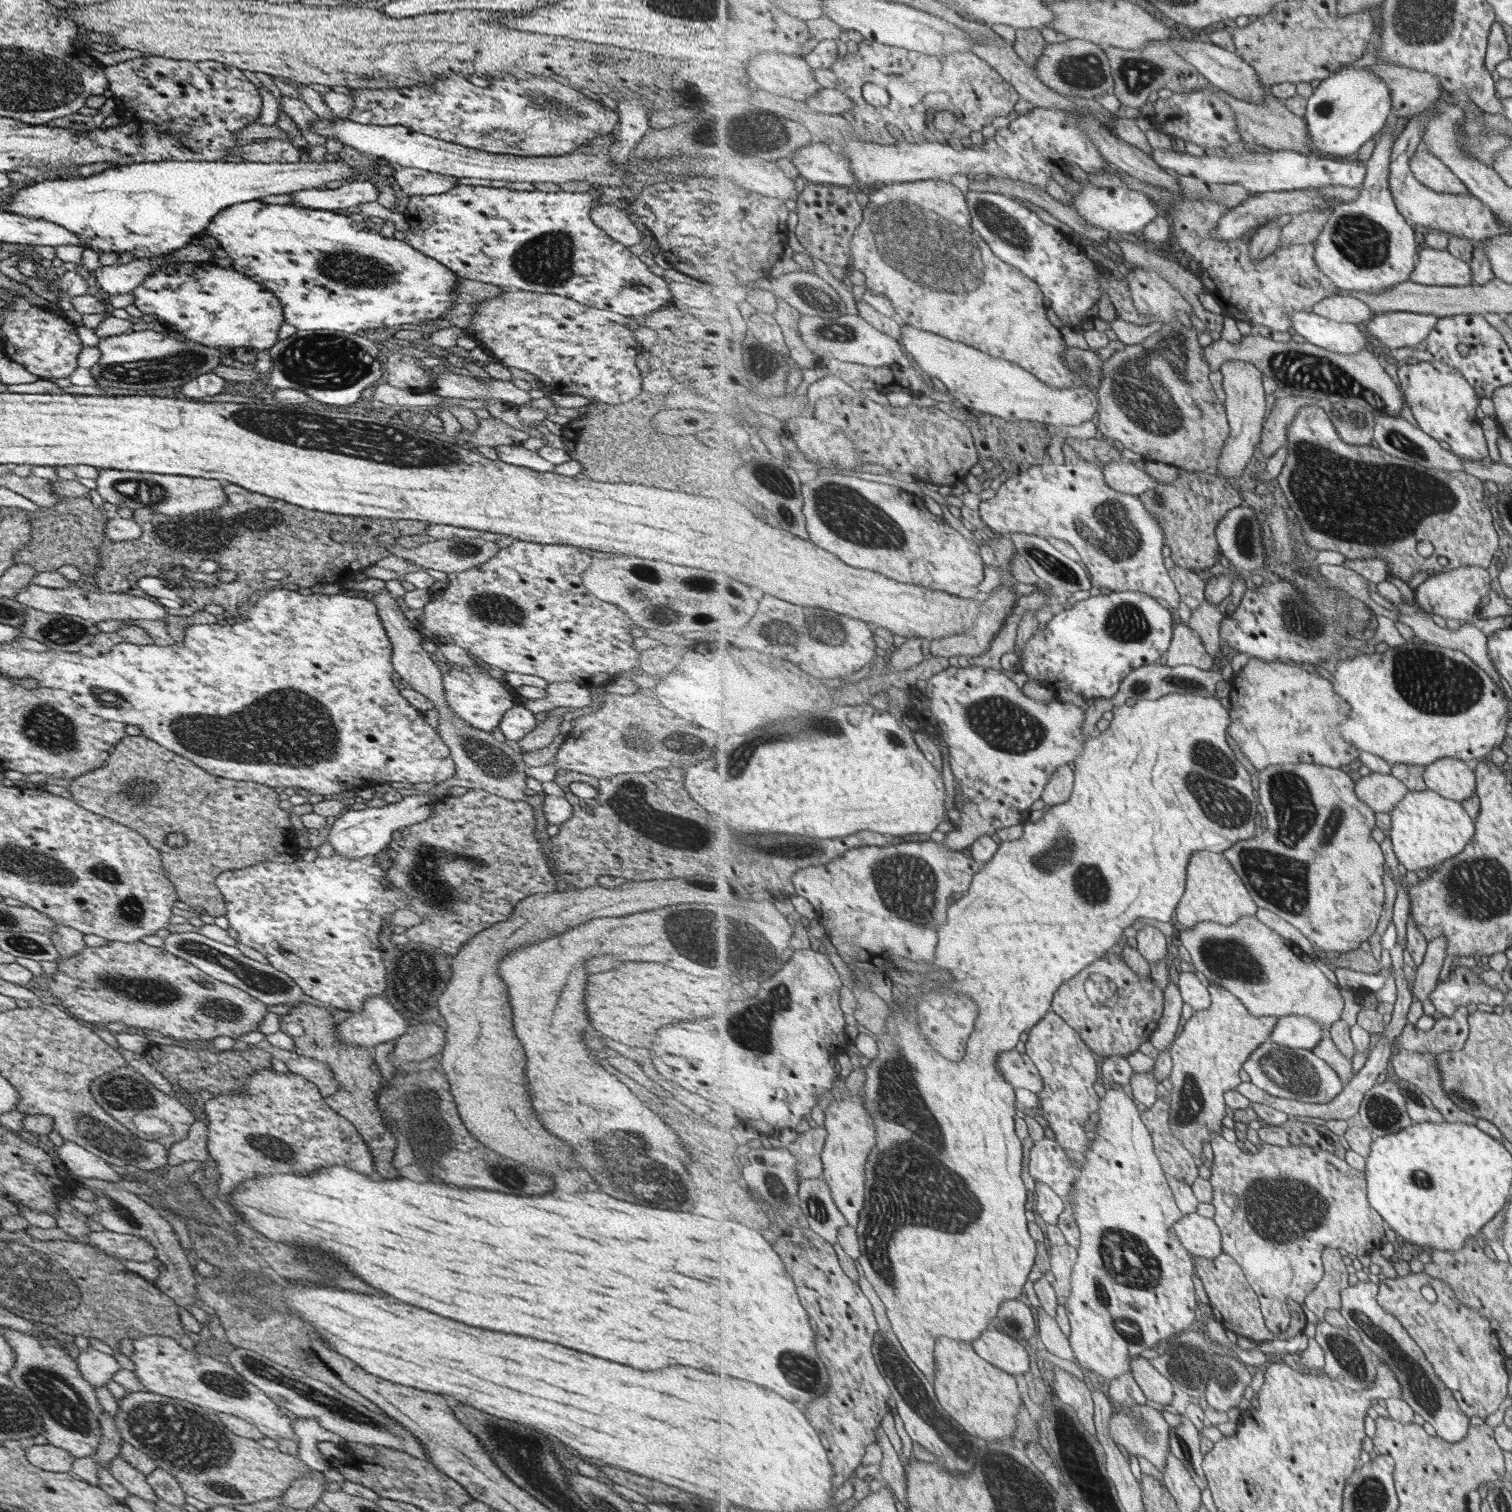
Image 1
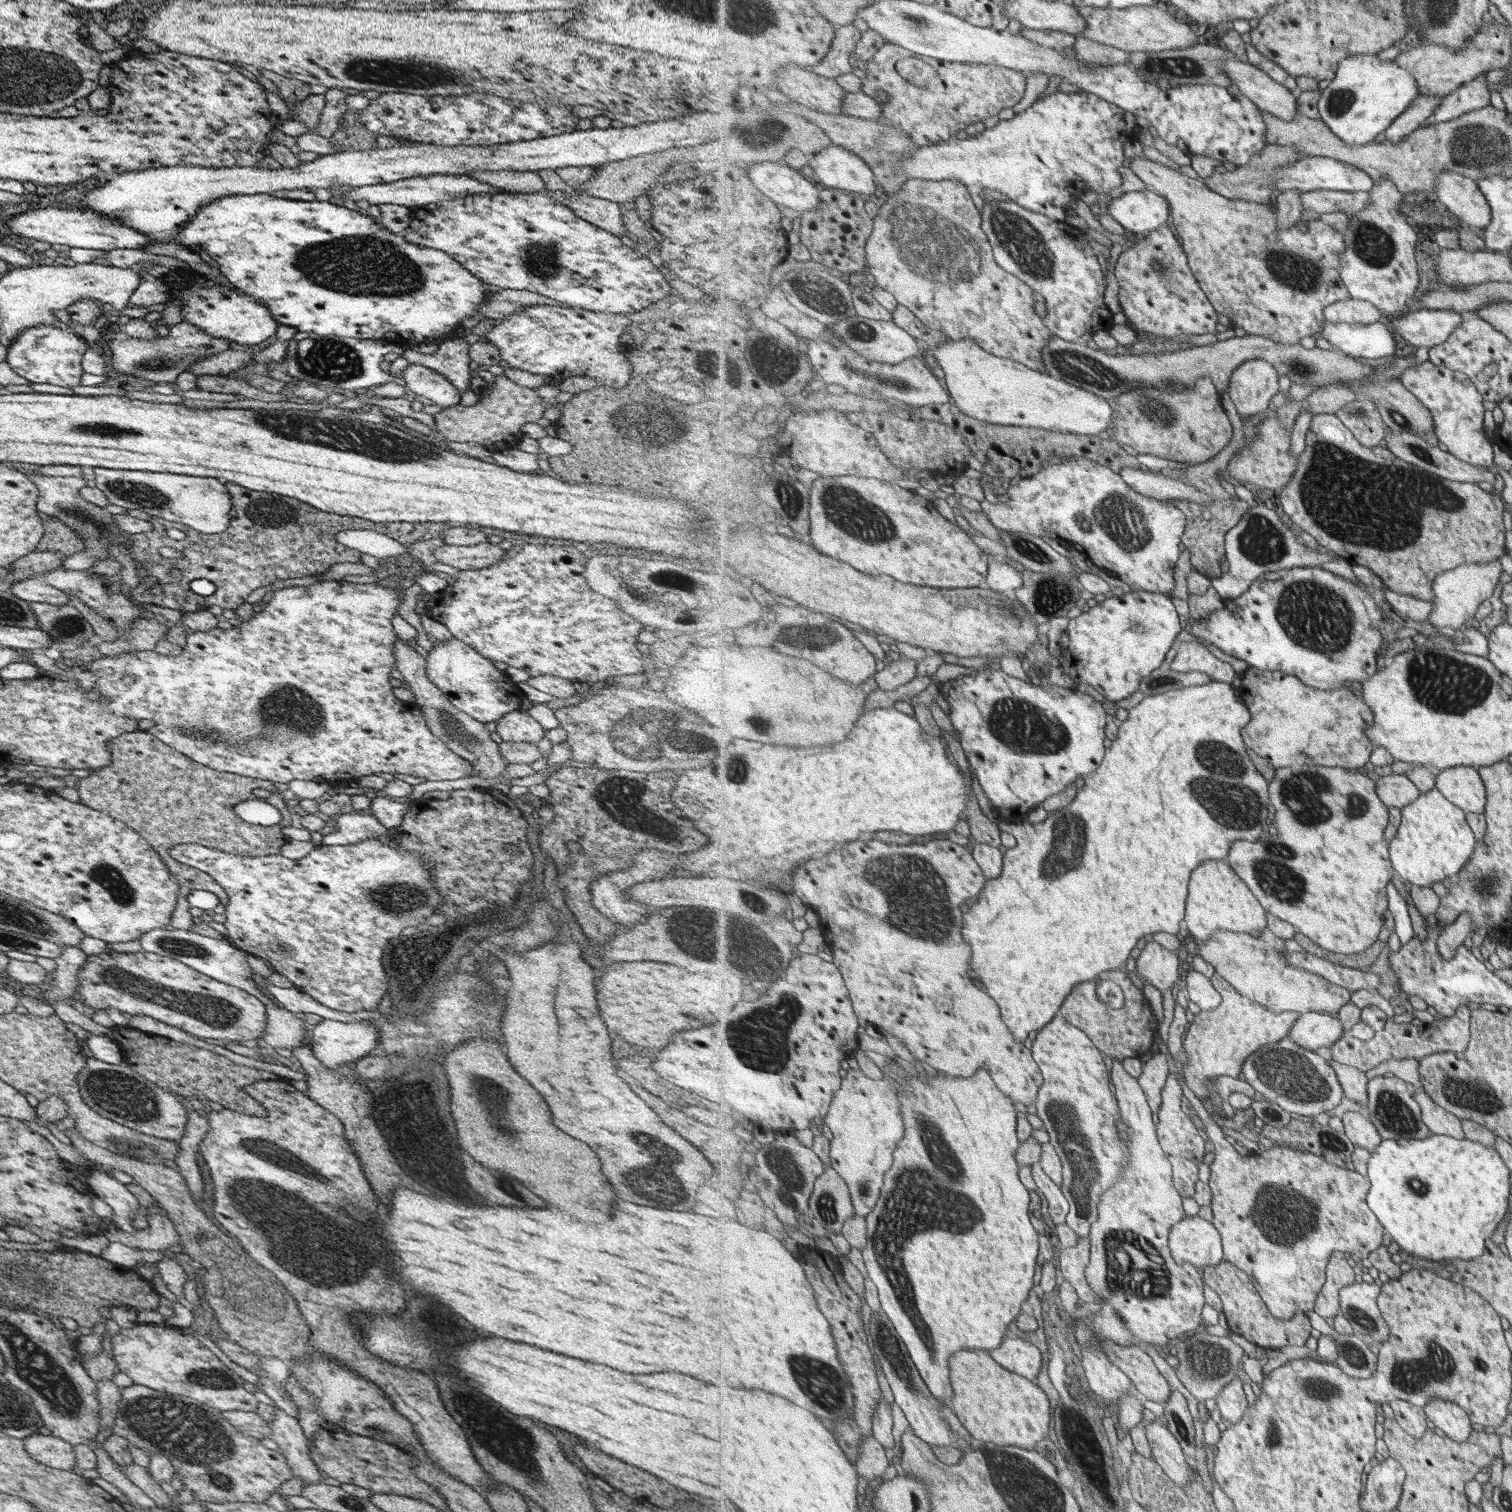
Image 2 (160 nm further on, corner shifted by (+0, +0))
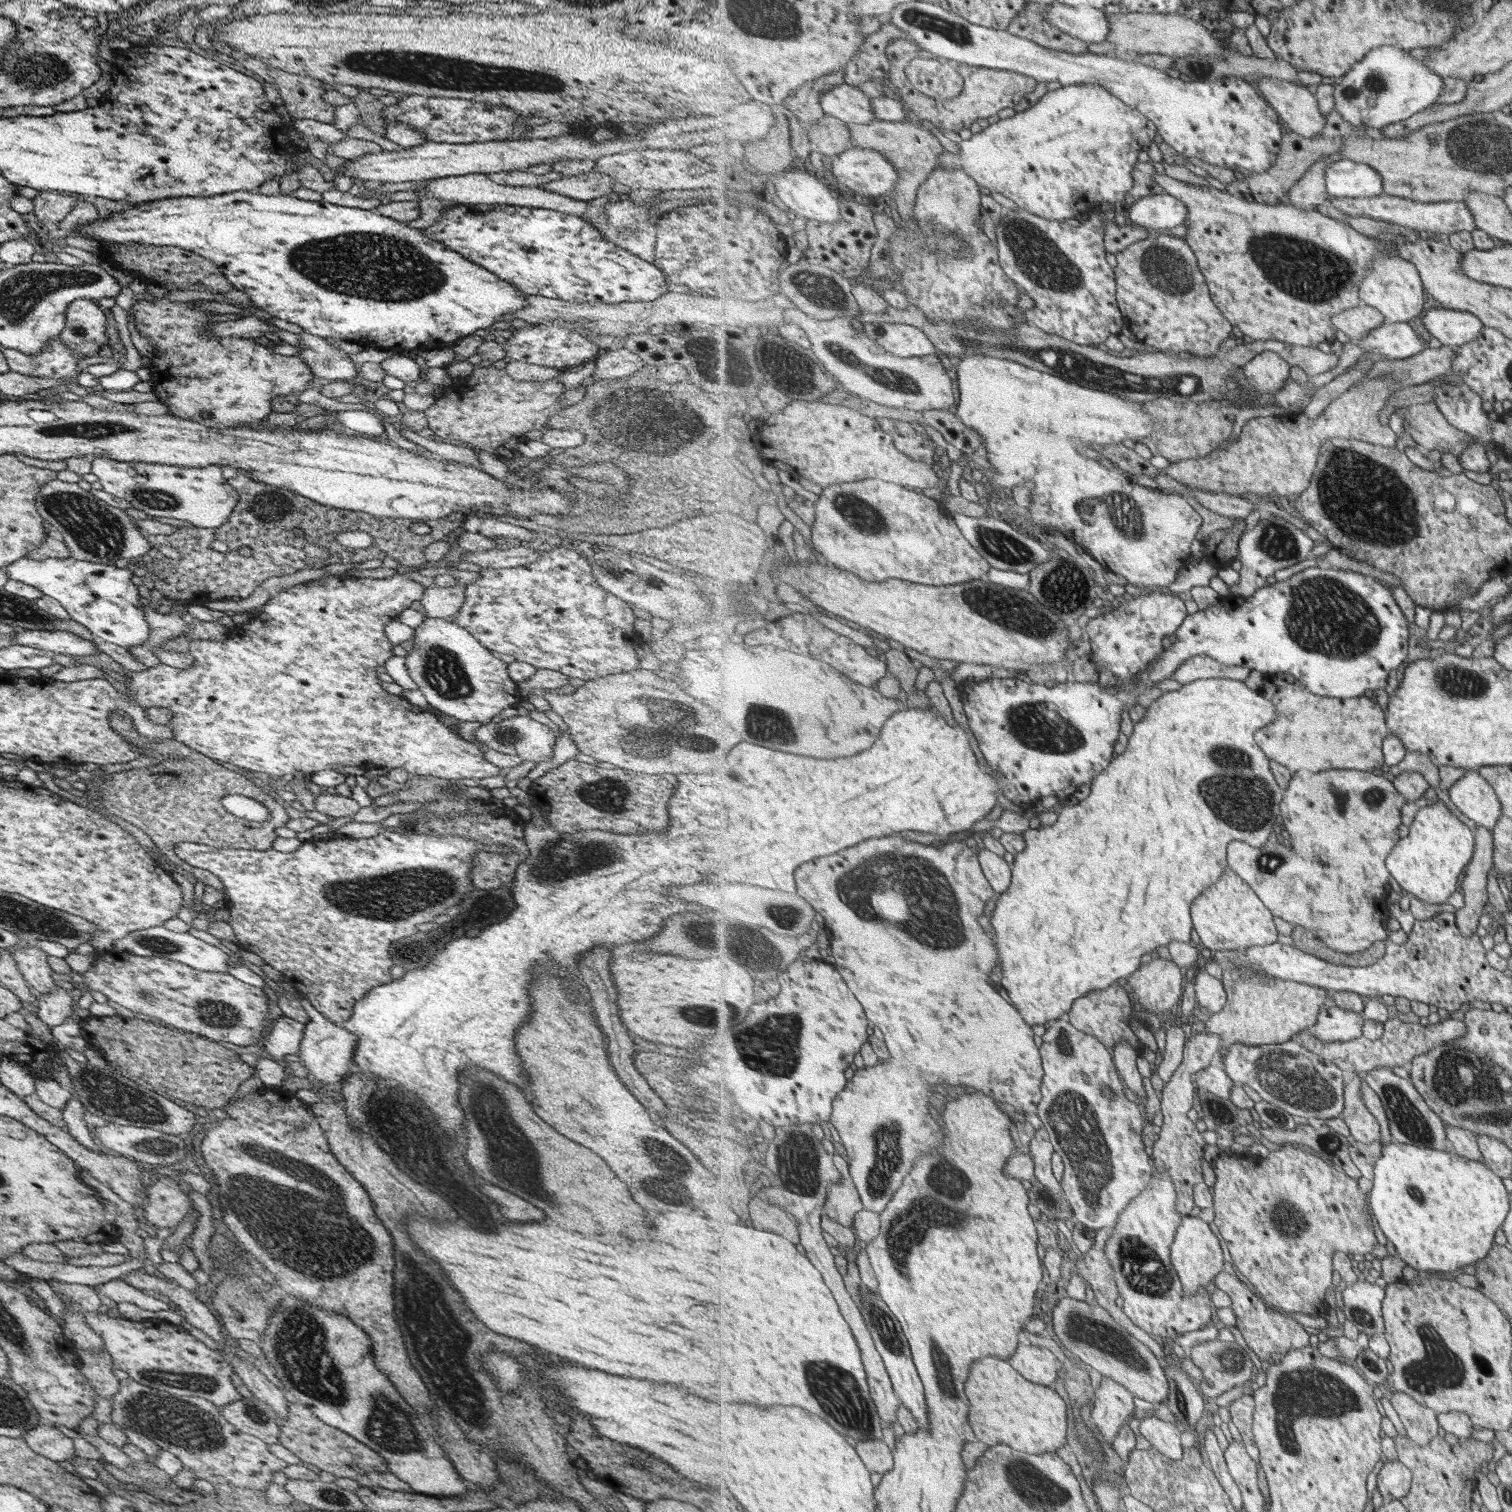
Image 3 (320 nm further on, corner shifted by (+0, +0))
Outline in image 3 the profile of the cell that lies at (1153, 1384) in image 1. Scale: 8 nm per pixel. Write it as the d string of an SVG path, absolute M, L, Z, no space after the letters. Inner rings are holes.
M1070 1297L1063 1298L1054 1310L1053 1324L1054 1333L1061 1344L1067 1352L1074 1354L1074 1359L1083 1367L1089 1365L1102 1376L1114 1378L1134 1396L1154 1406L1171 1398L1171 1385L1161 1360L1155 1358L1155 1354L1143 1342L1131 1336L1105 1308L1101 1308L1096 1302L1087 1304Z

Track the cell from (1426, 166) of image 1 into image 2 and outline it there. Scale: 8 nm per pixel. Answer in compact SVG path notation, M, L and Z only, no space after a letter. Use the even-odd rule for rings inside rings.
M1455 171L1440 174L1435 194L1444 205L1444 211L1479 233L1489 228L1493 218L1492 208L1480 184Z

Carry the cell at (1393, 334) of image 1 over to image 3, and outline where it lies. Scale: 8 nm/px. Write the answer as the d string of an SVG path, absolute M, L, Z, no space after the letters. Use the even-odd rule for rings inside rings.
M1443 306L1427 311L1422 322L1432 337L1450 347L1463 346L1477 340L1485 325L1476 314Z

